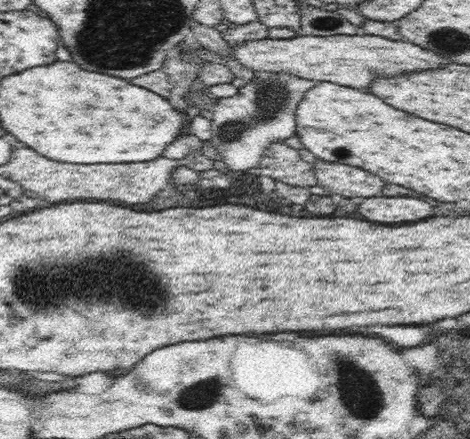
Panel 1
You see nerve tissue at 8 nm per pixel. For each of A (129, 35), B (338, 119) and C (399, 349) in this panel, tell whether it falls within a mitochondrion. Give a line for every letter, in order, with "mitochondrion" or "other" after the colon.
A: mitochondrion
B: other
C: other

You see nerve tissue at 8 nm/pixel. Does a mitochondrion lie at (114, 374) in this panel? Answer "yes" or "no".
no

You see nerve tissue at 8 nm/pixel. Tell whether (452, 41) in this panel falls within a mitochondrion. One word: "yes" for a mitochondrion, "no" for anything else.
yes

